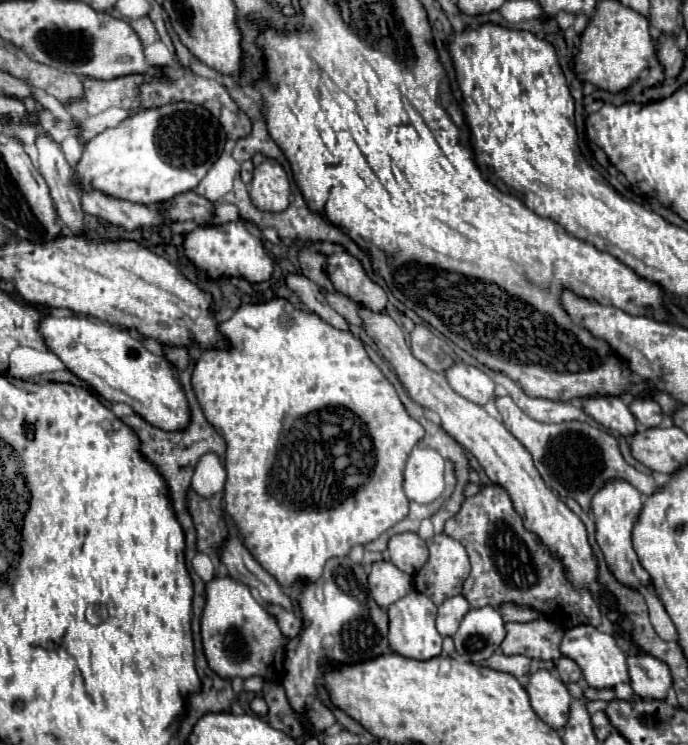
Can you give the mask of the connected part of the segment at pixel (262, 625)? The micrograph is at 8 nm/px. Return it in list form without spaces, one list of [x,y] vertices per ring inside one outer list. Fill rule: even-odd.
[[[230,576],[206,582],[206,606],[202,614],[202,644],[208,666],[220,678],[276,678],[284,664],[286,638],[280,634],[278,622],[252,596],[250,588]]]

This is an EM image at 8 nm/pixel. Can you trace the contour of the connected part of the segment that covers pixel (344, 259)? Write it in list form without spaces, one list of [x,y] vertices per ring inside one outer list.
[[[336,252],[328,256],[326,272],[334,284],[334,288],[370,308],[372,312],[382,312],[386,306],[386,292],[374,280],[368,278],[358,258],[348,252]]]

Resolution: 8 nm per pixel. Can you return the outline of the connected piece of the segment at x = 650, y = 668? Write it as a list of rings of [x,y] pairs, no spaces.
[[[650,654],[628,656],[630,668],[630,684],[634,692],[642,698],[666,700],[668,690],[672,686],[672,674],[664,662],[652,658]]]

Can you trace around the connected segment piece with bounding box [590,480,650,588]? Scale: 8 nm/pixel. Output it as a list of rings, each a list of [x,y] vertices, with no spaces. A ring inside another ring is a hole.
[[[610,480],[594,494],[590,508],[596,518],[596,542],[602,548],[606,562],[608,566],[612,566],[616,578],[620,578],[620,582],[628,582],[628,586],[646,586],[650,582],[650,576],[632,548],[632,526],[642,508],[640,492],[626,480]]]

